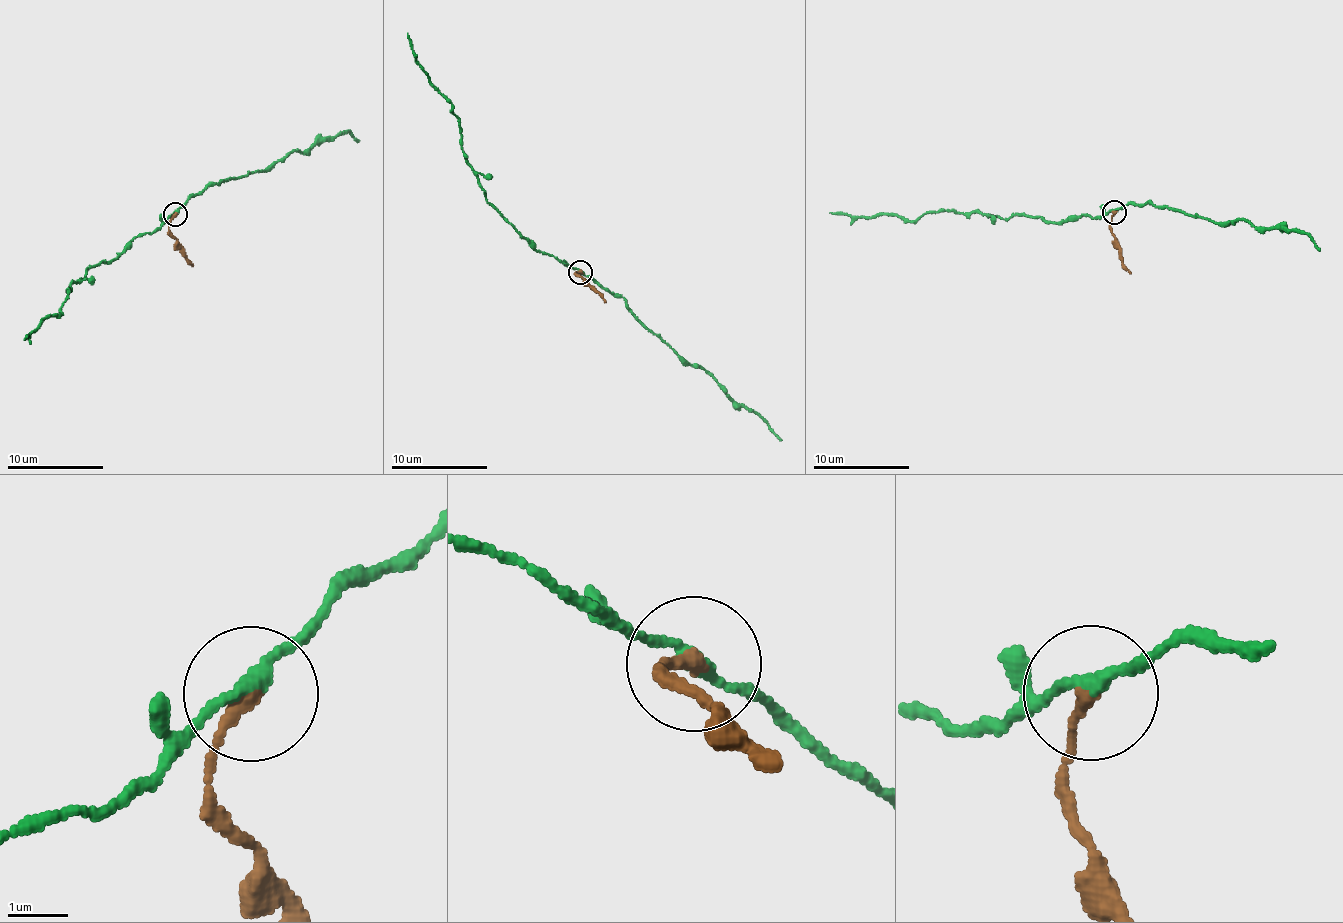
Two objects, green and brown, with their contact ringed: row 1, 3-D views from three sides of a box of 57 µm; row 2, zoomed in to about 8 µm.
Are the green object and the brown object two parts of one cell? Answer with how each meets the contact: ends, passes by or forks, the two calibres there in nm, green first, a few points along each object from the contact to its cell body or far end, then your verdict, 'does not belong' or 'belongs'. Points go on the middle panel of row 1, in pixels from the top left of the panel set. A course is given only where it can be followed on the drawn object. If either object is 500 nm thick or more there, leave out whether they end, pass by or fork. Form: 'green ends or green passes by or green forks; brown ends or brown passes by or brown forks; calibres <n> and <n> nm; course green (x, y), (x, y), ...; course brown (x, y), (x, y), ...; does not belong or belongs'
green passes by; brown ends; calibres 200 and 240 nm; course green (581, 271), (542, 253), (486, 200), (477, 174), (465, 158), (452, 104), (417, 60), (407, 32); course brown (581, 272), (576, 275), (606, 301); does not belong

